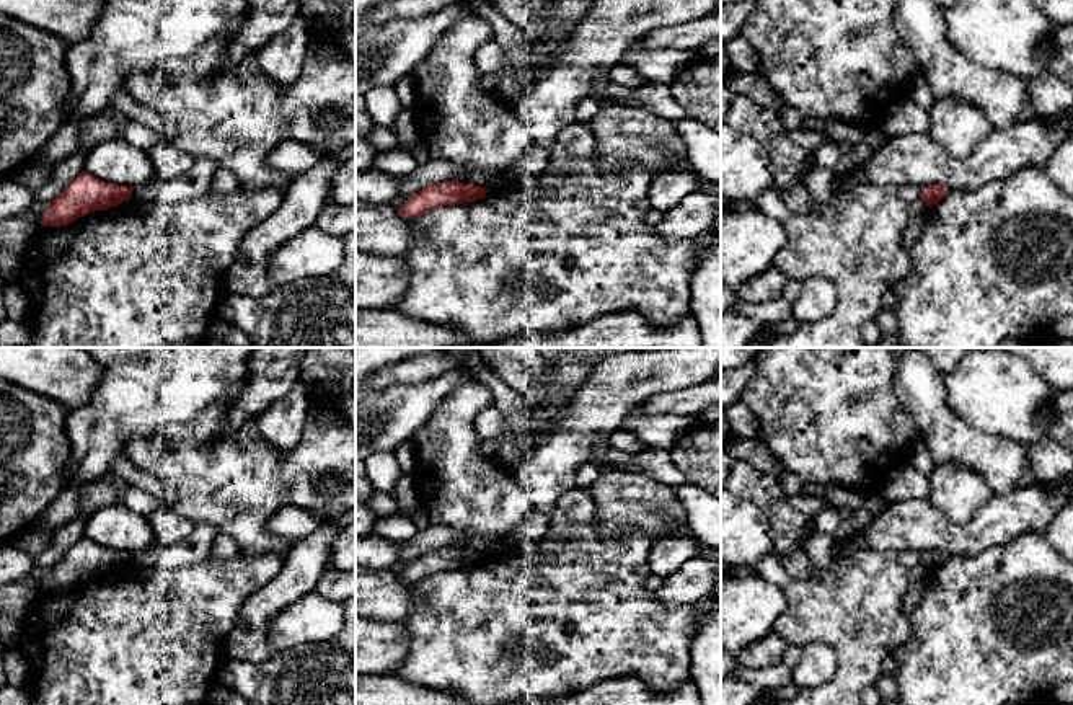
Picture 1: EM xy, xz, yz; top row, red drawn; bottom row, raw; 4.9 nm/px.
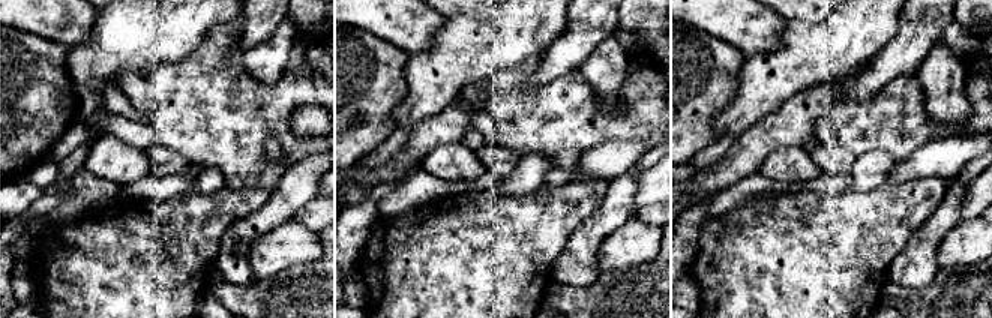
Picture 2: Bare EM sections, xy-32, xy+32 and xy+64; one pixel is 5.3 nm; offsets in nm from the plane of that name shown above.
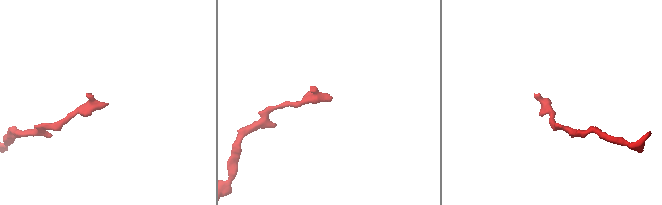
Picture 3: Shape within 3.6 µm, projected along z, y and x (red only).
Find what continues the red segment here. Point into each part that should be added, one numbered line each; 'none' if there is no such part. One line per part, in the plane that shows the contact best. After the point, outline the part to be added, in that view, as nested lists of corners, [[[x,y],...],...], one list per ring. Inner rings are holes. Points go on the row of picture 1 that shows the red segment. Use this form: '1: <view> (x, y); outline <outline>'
none

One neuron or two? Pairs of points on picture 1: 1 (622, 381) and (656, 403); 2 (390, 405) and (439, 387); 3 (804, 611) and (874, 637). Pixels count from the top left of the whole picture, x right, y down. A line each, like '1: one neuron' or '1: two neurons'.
1: two neurons
2: one neuron
3: one neuron

